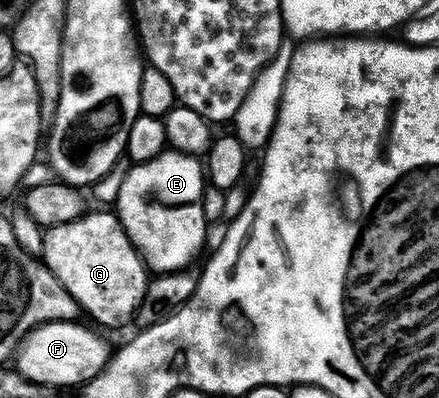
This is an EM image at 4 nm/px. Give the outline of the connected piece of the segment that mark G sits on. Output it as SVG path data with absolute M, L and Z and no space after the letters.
M114 212L95 213L92 217L84 215L73 223L46 230L42 260L51 274L65 287L65 291L69 291L80 310L84 314L87 312L96 321L96 326L104 325L107 329L119 329L130 321L132 324L147 298L149 270Z

